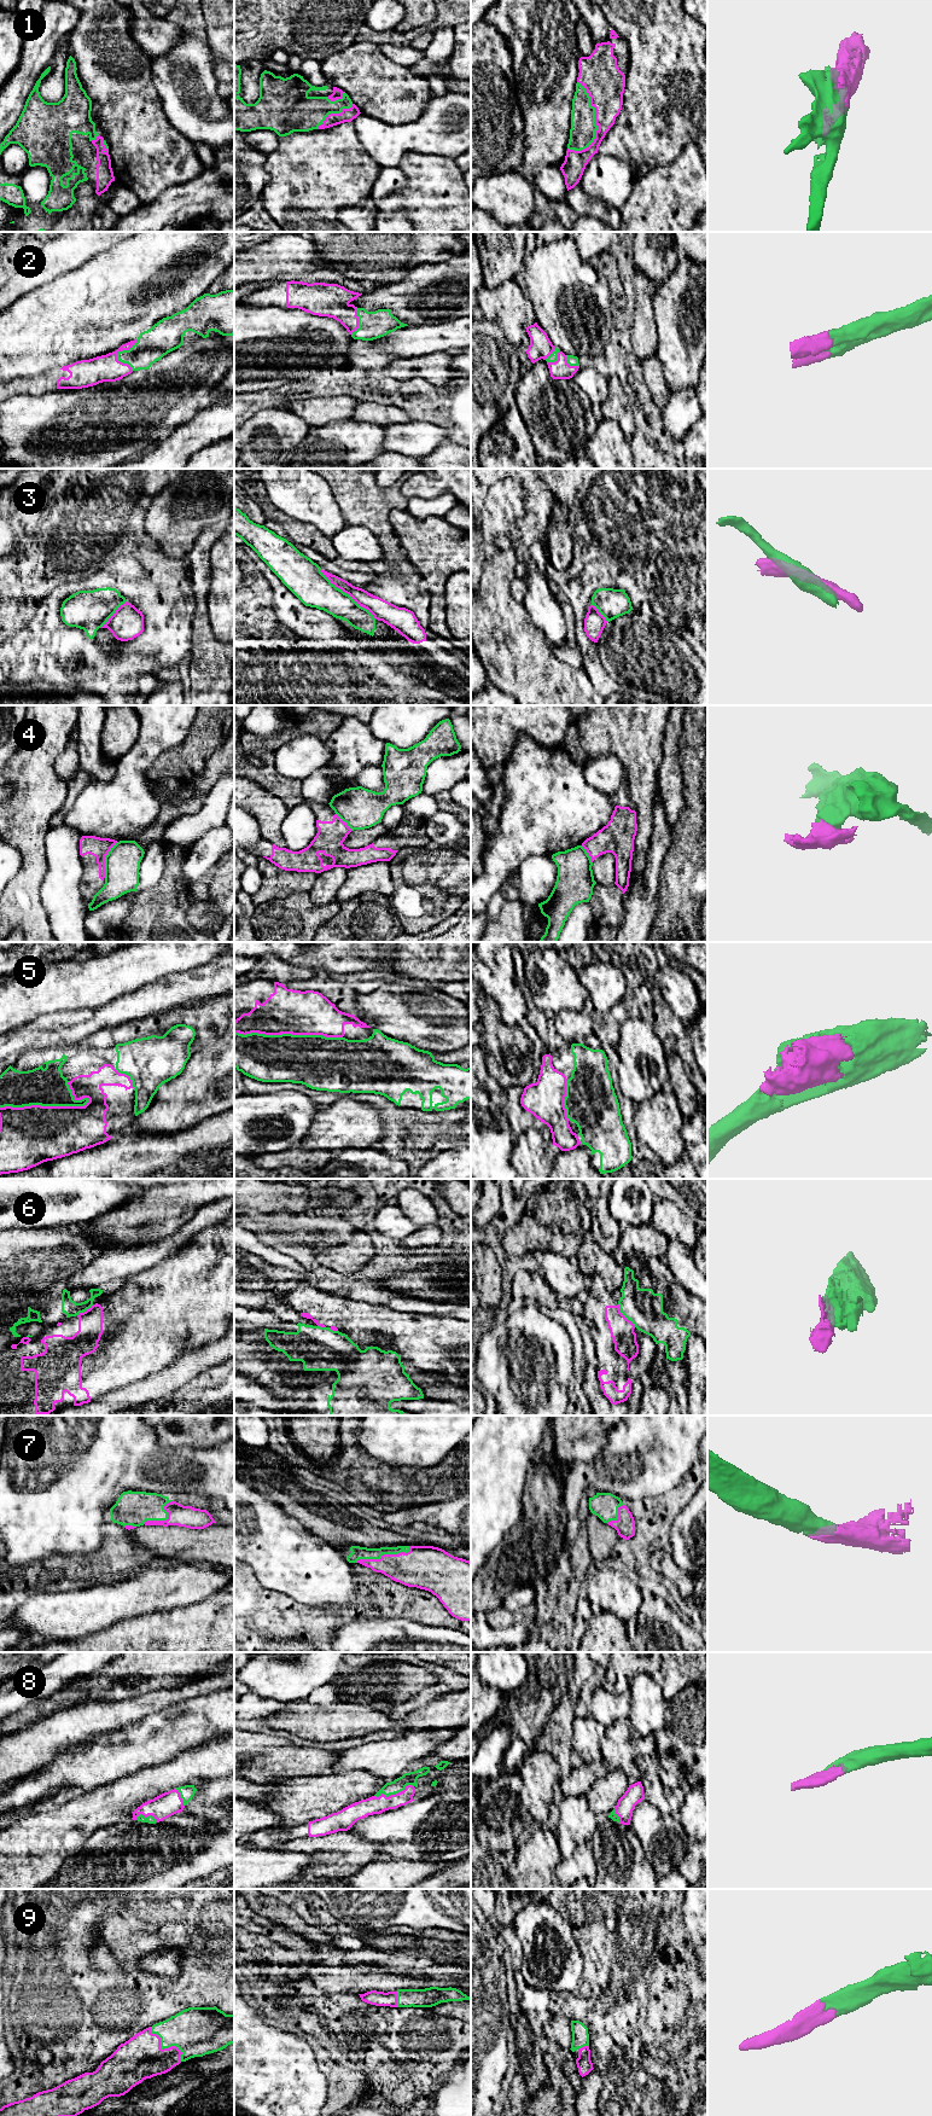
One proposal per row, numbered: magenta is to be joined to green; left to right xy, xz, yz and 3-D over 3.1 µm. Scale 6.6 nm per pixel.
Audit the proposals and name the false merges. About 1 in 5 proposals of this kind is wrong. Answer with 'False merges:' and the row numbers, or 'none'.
False merges: 4, 6

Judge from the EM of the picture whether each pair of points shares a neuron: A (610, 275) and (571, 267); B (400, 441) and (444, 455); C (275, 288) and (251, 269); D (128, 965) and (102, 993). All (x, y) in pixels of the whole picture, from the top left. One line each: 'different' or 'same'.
A: different
B: different
C: different
D: same

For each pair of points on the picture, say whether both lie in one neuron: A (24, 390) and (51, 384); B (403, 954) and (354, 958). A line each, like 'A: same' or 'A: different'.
A: same
B: different

